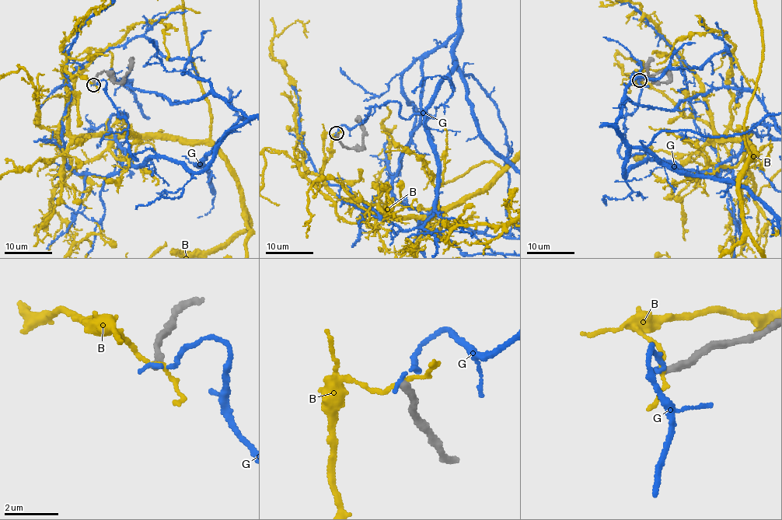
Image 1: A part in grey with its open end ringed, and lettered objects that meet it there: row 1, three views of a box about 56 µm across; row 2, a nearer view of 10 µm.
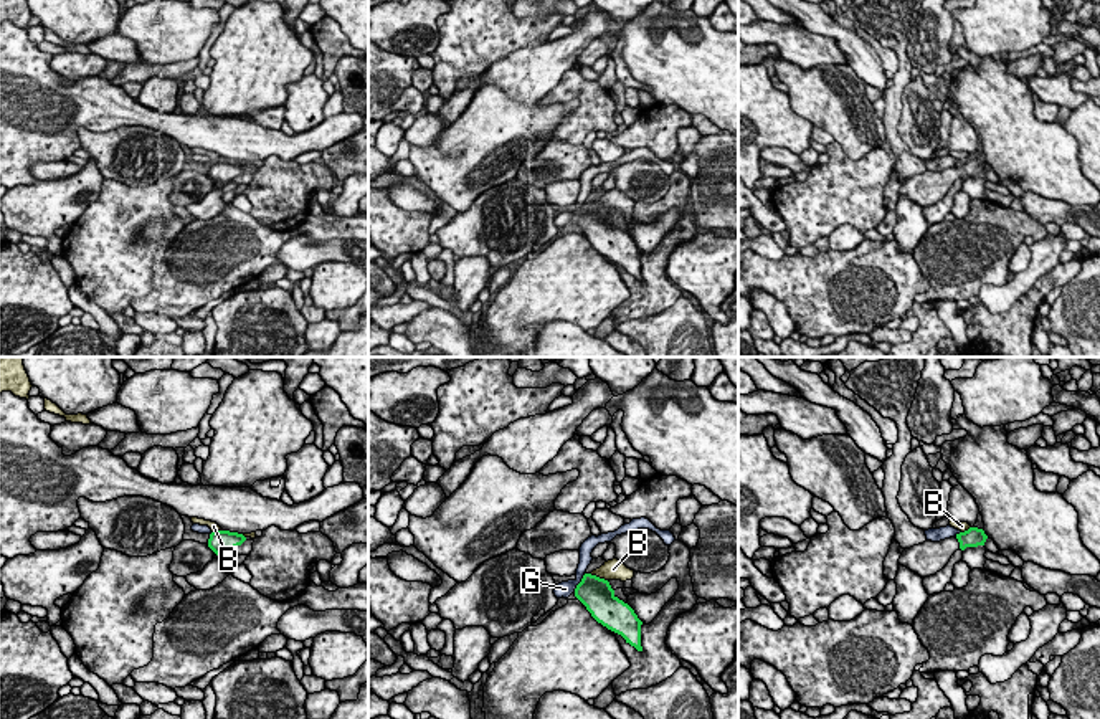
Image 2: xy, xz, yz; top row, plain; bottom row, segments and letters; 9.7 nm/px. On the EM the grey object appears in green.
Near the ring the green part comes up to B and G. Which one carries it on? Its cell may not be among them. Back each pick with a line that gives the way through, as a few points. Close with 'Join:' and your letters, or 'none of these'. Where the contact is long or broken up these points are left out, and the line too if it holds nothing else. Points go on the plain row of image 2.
Join: none of these

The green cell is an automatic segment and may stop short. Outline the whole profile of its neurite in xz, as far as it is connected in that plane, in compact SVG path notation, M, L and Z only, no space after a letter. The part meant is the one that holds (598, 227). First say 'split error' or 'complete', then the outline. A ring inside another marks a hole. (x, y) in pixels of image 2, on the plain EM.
complete; M585 203L575 218L575 226L586 236L598 253L621 264L626 273L634 276L638 281L642 281L642 251L628 233L614 225L608 210Z

